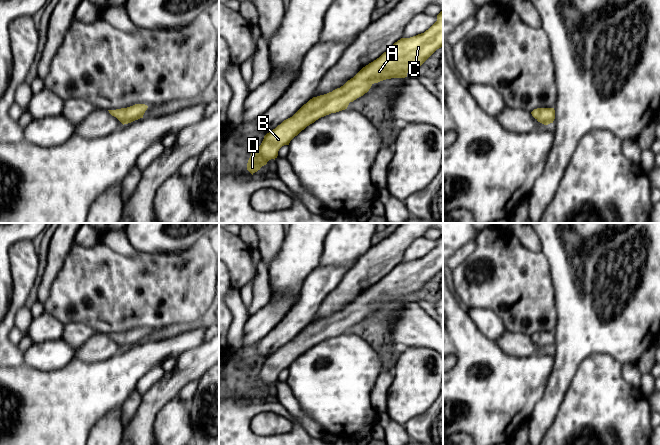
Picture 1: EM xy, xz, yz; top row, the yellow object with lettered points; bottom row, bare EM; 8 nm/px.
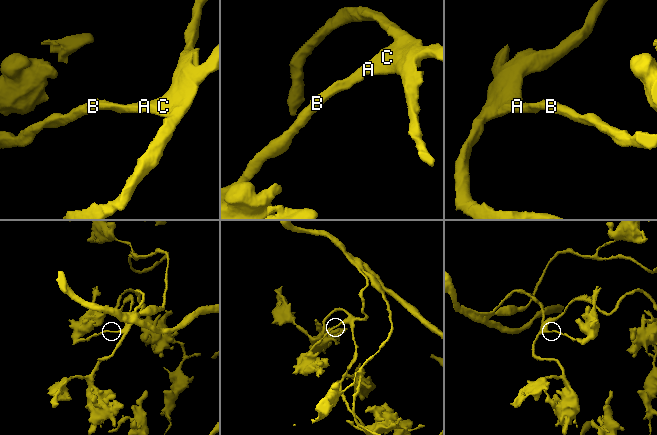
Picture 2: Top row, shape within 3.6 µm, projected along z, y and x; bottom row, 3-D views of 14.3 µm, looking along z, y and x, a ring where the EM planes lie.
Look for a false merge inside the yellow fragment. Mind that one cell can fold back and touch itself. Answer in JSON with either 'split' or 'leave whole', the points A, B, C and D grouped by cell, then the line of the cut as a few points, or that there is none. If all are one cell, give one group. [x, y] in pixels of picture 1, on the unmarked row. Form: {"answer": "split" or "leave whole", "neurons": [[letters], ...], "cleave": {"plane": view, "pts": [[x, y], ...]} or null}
{"answer": "leave whole", "neurons": [["A", "B", "C", "D"]], "cleave": null}

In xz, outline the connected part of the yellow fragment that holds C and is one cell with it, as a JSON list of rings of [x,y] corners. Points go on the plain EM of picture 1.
[[[443,233],[437,239],[437,245],[424,257],[401,262],[343,310],[327,318],[313,321],[292,341],[267,357],[261,369],[251,376],[247,394],[253,399],[269,384],[275,384],[279,373],[289,369],[290,365],[307,350],[321,341],[347,333],[350,326],[367,317],[374,307],[407,301],[408,296],[420,291],[442,270]]]

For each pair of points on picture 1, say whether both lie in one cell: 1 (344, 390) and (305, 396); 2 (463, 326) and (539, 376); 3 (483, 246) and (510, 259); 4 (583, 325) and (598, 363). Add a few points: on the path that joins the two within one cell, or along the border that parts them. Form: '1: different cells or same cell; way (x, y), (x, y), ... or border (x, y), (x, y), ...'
1: same cell; way (334, 390), (315, 390)
2: same cell; way (480, 346), (510, 376), (519, 376)
3: same cell; way (490, 246), (503, 259)
4: different cells; border (618, 360), (606, 354), (590, 354), (577, 369)

